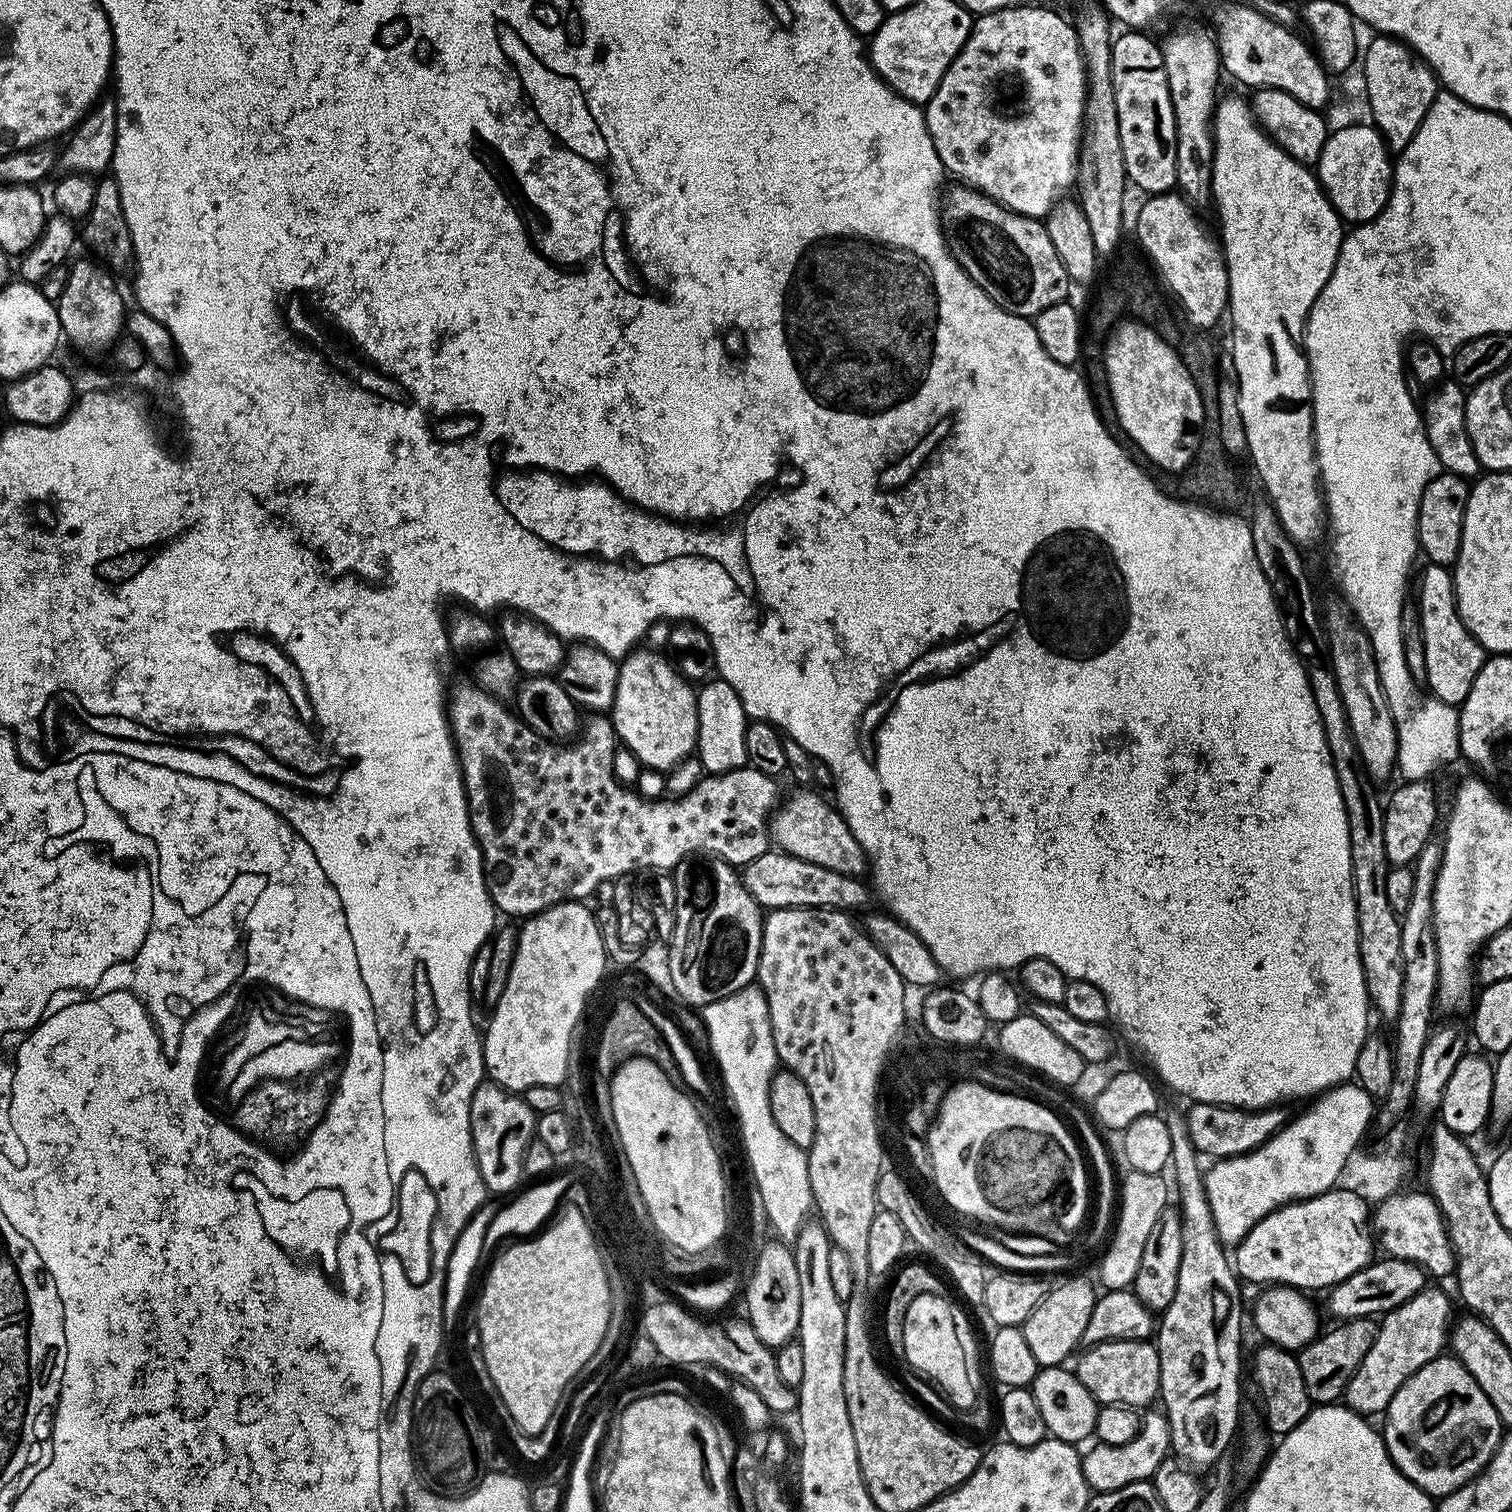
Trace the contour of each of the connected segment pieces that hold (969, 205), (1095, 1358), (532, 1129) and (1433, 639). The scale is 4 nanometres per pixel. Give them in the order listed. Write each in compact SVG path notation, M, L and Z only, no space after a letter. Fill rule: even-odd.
M956 186L956 189L948 196L948 201L942 204L942 227L944 229L944 238L948 246L949 252L952 253L956 263L960 265L963 273L968 279L980 287L985 294L988 295L999 308L1004 308L1007 312L1013 312L1016 316L1025 318L1035 318L1042 310L1046 310L1046 306L1054 306L1055 304L1063 304L1069 299L1068 288L1070 289L1070 281L1066 270L1062 266L1062 258L1058 258L1058 250L1054 250L1054 242L1050 242L1050 234L1047 227L1039 219L1031 216L1019 216L1017 212L1012 212L1008 208L1003 208L997 200L991 200L989 196L984 196L981 192L967 186Z
M1111 1340L1093 1348L1084 1348L1079 1356L1080 1361L1074 1365L1076 1377L1086 1390L1090 1390L1097 1404L1125 1404L1127 1408L1144 1410L1157 1403L1160 1359L1155 1343L1148 1340Z
M495 1082L477 1084L470 1102L472 1153L476 1155L476 1165L489 1193L515 1193L521 1187L520 1180L524 1176L522 1158L526 1154L526 1146L530 1146L536 1135L536 1117L537 1113L526 1106L523 1095L510 1092Z
M1429 563L1427 567L1420 576L1418 603L1422 638L1426 646L1426 684L1432 687L1429 688L1431 695L1437 700L1459 706L1470 694L1470 686L1474 686L1474 678L1478 678L1478 670L1482 670L1486 653L1462 622L1456 605L1453 573L1443 564Z

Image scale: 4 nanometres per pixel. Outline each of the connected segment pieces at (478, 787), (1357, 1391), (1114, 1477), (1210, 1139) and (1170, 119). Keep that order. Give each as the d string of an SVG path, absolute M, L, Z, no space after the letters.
M475 683L460 684L456 689L451 689L446 700L446 715L450 725L453 740L456 741L456 754L460 757L460 773L464 776L464 793L468 799L468 817L472 833L476 835L476 841L480 847L480 853L484 859L484 877L486 886L497 913L508 916L520 916L527 918L537 916L542 910L546 910L555 904L563 904L566 900L584 902L593 895L598 887L598 882L607 880L617 881L622 876L630 876L639 873L639 868L660 868L656 870L672 870L676 865L689 859L693 854L707 854L712 858L719 858L733 866L743 866L754 862L762 854L770 850L770 821L772 813L781 803L780 788L773 777L762 774L762 770L751 766L735 768L729 772L705 774L700 779L698 786L686 794L675 798L661 798L658 800L645 800L639 792L631 787L619 784L614 774L614 754L618 747L616 729L607 715L592 714L587 717L582 731L579 733L578 742L569 743L567 746L553 744L550 740L542 740L529 724L525 724L519 715L505 701L496 700L488 692L476 687Z
M1425 1286L1421 1292L1414 1294L1414 1298L1392 1312L1385 1312L1376 1330L1376 1340L1370 1350L1366 1350L1362 1366L1358 1366L1354 1378L1350 1378L1346 1386L1343 1403L1365 1418L1372 1418L1375 1412L1387 1413L1388 1404L1399 1388L1415 1372L1422 1370L1422 1366L1426 1366L1445 1351L1450 1340L1451 1316L1451 1298L1442 1289L1432 1286Z
M1148 1410L1143 1413L1140 1433L1130 1442L1122 1446L1110 1446L1099 1442L1093 1443L1089 1452L1082 1456L1082 1470L1093 1493L1113 1492L1122 1486L1130 1486L1134 1482L1151 1481L1154 1470L1163 1460L1169 1459L1172 1443L1170 1442L1170 1426L1163 1411Z
M1197 1104L1186 1112L1186 1130L1190 1130L1190 1140L1197 1153L1207 1158L1231 1158L1244 1156L1255 1148L1261 1148L1268 1139L1279 1132L1290 1119L1287 1107L1273 1106L1259 1110L1229 1108L1227 1104Z
M1124 30L1112 42L1112 81L1118 106L1124 175L1144 194L1168 194L1177 187L1176 126L1161 45L1140 30Z

